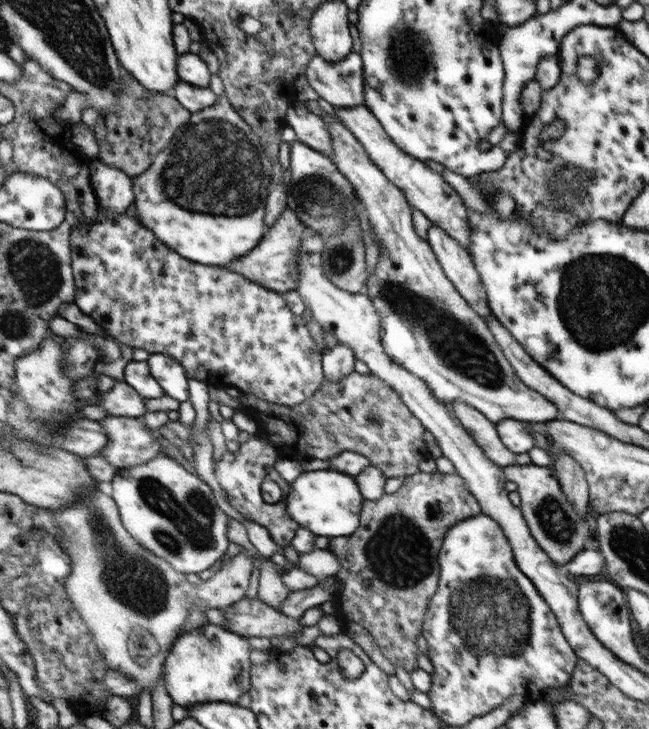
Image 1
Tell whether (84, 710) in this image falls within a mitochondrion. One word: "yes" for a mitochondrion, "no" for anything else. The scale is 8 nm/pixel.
no

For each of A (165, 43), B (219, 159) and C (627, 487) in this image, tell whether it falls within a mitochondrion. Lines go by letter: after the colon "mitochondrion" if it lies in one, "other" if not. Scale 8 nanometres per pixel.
A: other
B: mitochondrion
C: other

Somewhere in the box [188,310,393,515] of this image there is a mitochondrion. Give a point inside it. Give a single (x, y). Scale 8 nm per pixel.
(375, 419)

